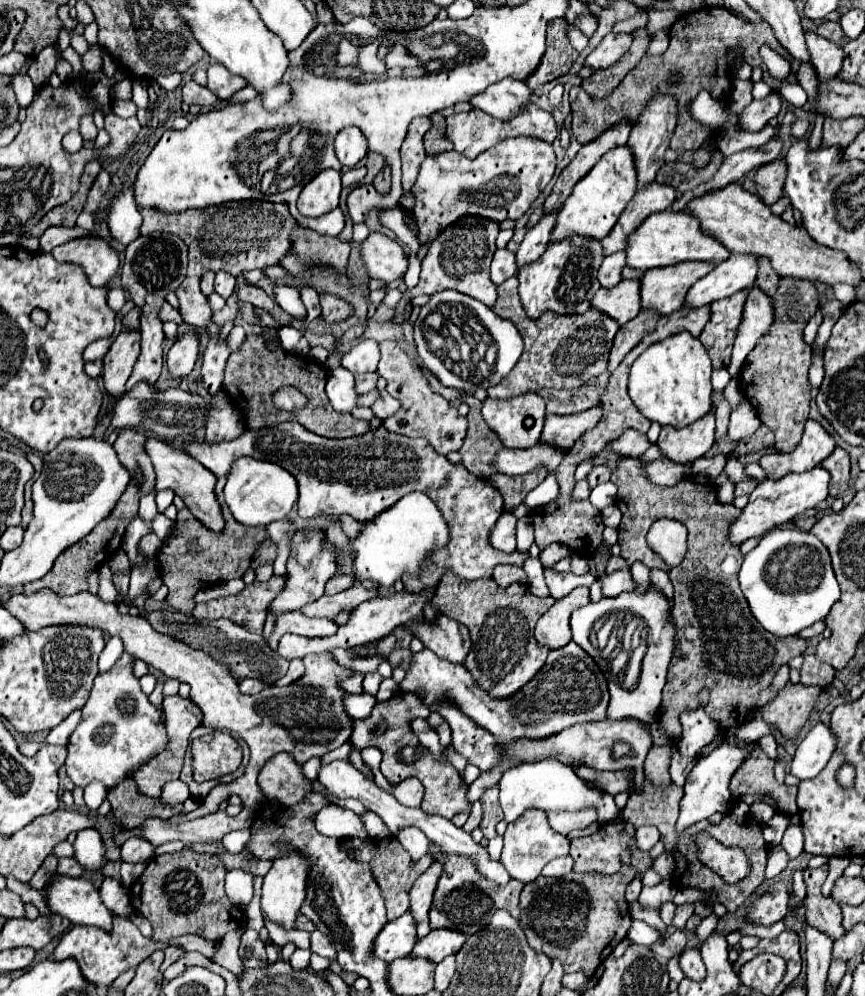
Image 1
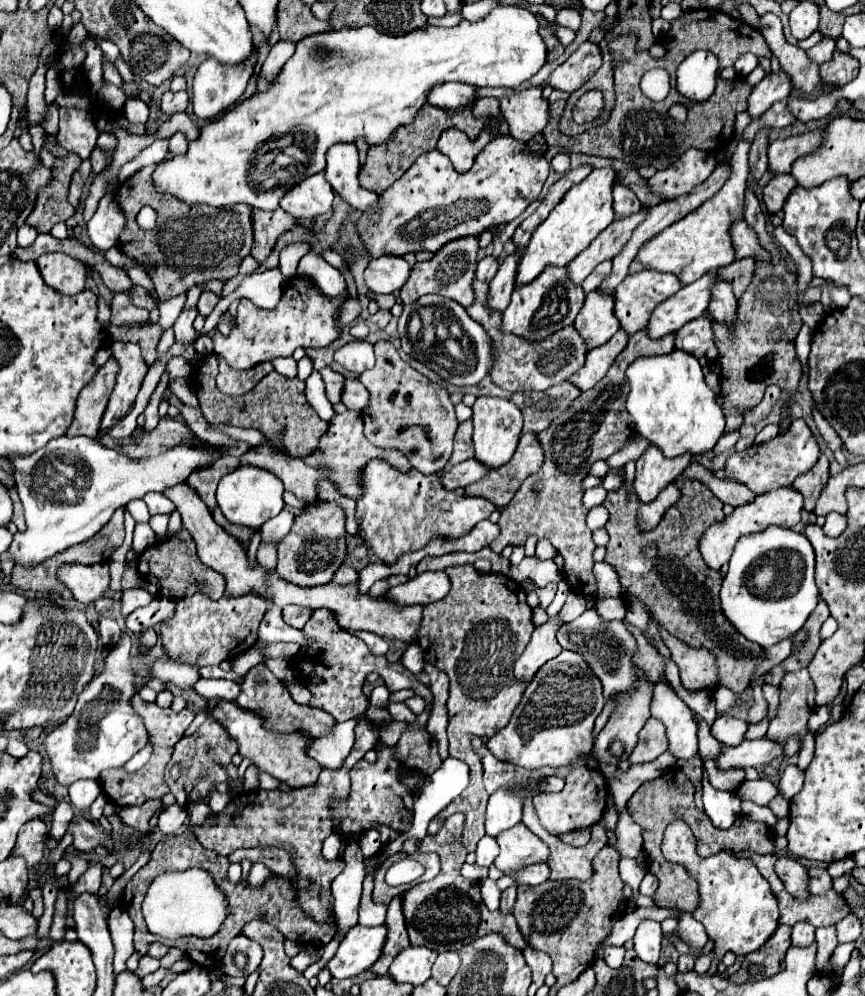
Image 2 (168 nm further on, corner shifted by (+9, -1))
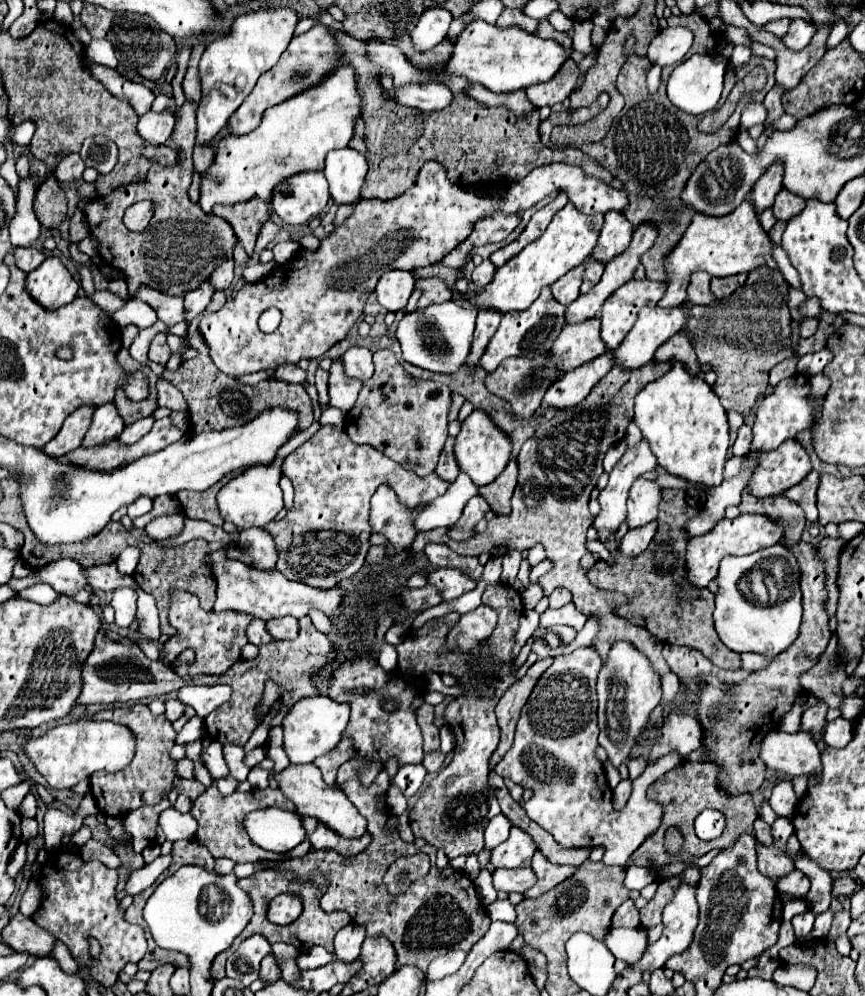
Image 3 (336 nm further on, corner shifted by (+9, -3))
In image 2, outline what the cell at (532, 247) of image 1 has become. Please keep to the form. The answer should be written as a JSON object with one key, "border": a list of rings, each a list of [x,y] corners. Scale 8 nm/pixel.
{"border":[[[517,250],[515,254],[507,256],[507,260],[501,264],[499,272],[495,278],[489,282],[489,294],[487,294],[487,306],[491,310],[503,312],[509,306],[513,284],[515,284],[515,274],[517,274],[517,262],[523,250]]]}

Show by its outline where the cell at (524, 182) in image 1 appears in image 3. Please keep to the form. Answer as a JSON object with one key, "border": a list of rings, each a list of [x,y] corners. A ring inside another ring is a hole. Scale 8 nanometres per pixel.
{"border":[[[427,160],[415,184],[401,196],[391,200],[359,200],[351,218],[347,218],[335,232],[331,232],[319,246],[319,250],[299,250],[295,260],[285,266],[277,266],[271,276],[261,282],[245,284],[237,296],[227,302],[221,310],[207,314],[199,322],[199,330],[209,344],[209,354],[215,366],[227,376],[245,376],[259,370],[275,370],[281,364],[297,364],[301,358],[321,358],[331,346],[341,342],[351,326],[357,322],[359,314],[363,312],[367,296],[375,290],[379,276],[387,270],[415,270],[419,266],[429,266],[439,262],[445,254],[449,254],[455,246],[459,246],[471,232],[477,220],[493,214],[523,214],[527,208],[535,206],[553,190],[563,190],[569,194],[569,200],[587,214],[599,214],[609,210],[623,210],[629,204],[629,196],[625,190],[615,190],[611,184],[605,184],[597,178],[589,178],[583,170],[571,164],[547,164],[531,170],[523,180],[507,184],[503,190],[491,196],[481,196],[469,188],[453,184],[447,178],[447,170],[443,164],[435,160]],[[267,308],[279,308],[283,318],[279,328],[273,334],[263,334],[257,326],[259,316]]]}

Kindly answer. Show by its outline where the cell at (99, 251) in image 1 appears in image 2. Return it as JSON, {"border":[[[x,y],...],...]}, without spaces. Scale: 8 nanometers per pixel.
{"border":[[[43,254],[35,264],[45,284],[59,294],[73,296],[85,288],[85,266],[67,254]]]}

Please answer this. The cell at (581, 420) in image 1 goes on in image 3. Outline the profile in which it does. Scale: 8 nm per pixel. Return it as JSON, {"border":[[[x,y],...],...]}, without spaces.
{"border":[[[511,458],[507,468],[497,476],[497,480],[493,480],[493,484],[485,484],[483,488],[479,488],[479,494],[489,502],[495,514],[511,512],[509,502],[511,502],[515,484],[517,484],[517,474],[519,474],[517,458]]]}

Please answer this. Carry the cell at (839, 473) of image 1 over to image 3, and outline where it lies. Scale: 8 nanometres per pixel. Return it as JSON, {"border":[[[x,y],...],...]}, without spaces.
{"border":[[[813,470],[797,486],[789,488],[787,492],[783,492],[783,496],[787,496],[789,500],[797,502],[803,508],[807,522],[815,522],[817,520],[817,488],[819,488],[819,474]]]}

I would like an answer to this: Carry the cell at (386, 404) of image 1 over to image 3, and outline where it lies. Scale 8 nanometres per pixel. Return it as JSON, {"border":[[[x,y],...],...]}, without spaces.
{"border":[[[341,358],[333,360],[329,374],[331,374],[331,378],[329,378],[329,398],[331,398],[331,402],[329,404],[343,410],[343,412],[349,412],[357,402],[361,382],[357,382],[355,378],[349,378],[343,372]]]}

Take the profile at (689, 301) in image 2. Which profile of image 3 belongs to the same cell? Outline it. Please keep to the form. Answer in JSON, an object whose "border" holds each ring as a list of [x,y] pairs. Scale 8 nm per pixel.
{"border":[[[683,306],[643,308],[631,334],[627,334],[621,346],[613,350],[617,358],[615,364],[623,364],[625,368],[637,368],[647,364],[663,342],[667,342],[673,334],[685,328],[687,320],[689,314]]]}

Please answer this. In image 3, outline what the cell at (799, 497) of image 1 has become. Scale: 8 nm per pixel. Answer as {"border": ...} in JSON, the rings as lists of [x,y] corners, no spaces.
{"border":[[[739,514],[737,518],[729,520],[723,518],[711,532],[695,536],[689,540],[687,544],[687,574],[691,584],[695,586],[707,586],[719,572],[719,562],[723,560],[723,556],[727,554],[751,554],[755,550],[773,546],[777,542],[781,542],[783,538],[783,524],[779,520],[771,520],[765,514]]]}

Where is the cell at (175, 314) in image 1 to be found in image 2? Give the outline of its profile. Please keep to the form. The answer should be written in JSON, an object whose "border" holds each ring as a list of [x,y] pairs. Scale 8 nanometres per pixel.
{"border":[[[115,294],[111,300],[111,320],[109,324],[115,326],[123,326],[123,324],[131,324],[131,322],[145,322],[149,318],[149,310],[145,308],[137,308],[129,296],[125,294]]]}

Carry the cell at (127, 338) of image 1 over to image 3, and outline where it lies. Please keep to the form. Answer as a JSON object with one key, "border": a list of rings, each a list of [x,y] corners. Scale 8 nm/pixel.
{"border":[[[85,404],[85,406],[79,406],[63,424],[63,428],[59,430],[59,434],[47,442],[43,446],[43,452],[51,454],[51,456],[65,456],[67,452],[75,450],[81,446],[83,442],[83,436],[87,434],[87,428],[91,426],[91,420],[93,420],[93,412],[95,408],[91,404]]]}

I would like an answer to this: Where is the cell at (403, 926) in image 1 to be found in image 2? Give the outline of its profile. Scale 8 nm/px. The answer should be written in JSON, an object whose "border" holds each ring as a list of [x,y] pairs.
{"border":[[[357,924],[349,930],[345,940],[339,944],[335,958],[331,958],[325,968],[329,968],[331,976],[337,980],[361,974],[379,958],[385,944],[385,936],[385,926],[367,928]]]}

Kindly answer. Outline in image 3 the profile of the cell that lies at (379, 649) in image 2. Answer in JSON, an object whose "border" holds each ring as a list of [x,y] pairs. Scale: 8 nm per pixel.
{"border":[[[311,612],[311,620],[317,626],[317,630],[321,630],[323,634],[329,634],[333,630],[333,622],[327,616],[319,614],[319,612]]]}

